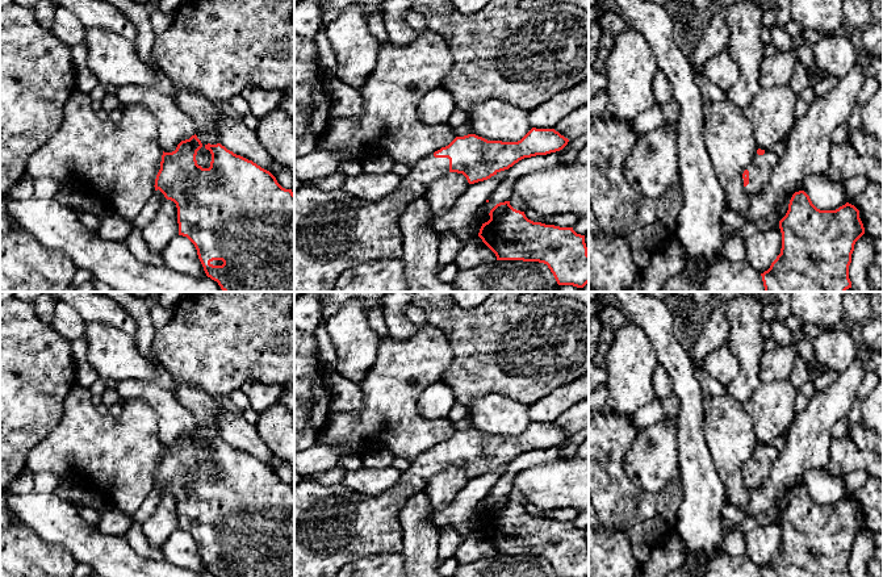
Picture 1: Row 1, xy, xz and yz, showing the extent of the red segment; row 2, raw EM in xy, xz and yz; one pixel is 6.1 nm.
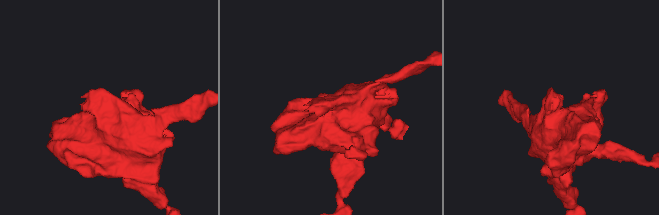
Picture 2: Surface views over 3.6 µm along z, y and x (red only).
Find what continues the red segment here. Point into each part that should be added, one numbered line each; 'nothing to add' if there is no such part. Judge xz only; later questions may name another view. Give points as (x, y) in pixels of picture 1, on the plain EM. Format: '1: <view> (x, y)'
1: xz (333, 525)

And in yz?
1: yz (760, 465)

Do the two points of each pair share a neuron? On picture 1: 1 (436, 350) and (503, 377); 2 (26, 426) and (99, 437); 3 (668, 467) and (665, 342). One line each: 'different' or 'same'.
1: different
2: different
3: different

